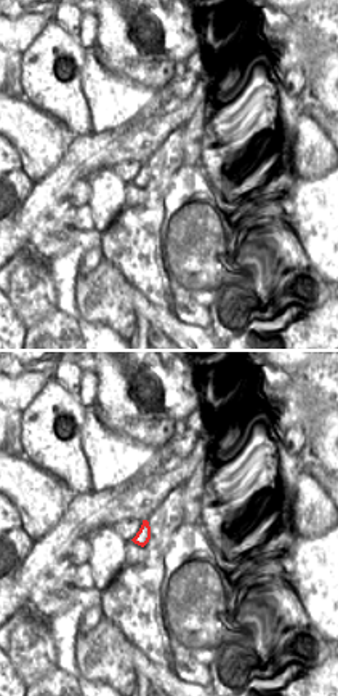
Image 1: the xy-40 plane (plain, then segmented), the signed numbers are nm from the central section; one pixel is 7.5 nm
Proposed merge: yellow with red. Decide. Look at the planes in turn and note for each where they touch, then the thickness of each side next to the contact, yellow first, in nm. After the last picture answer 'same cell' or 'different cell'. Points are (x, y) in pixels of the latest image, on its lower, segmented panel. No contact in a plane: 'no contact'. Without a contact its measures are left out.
no contact

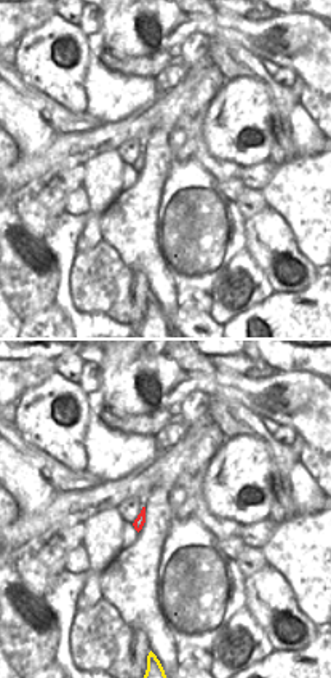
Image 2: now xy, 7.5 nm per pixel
no contact

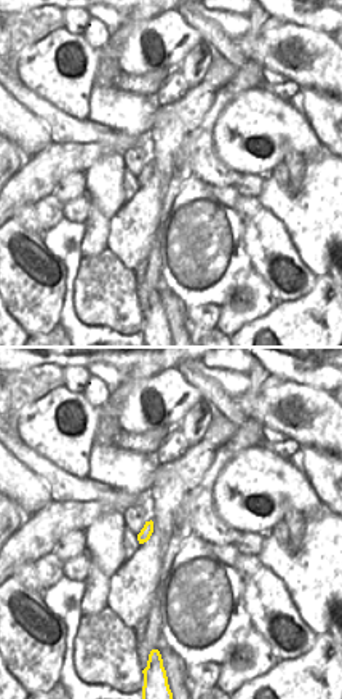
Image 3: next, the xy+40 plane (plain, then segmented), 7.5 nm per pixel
no contact

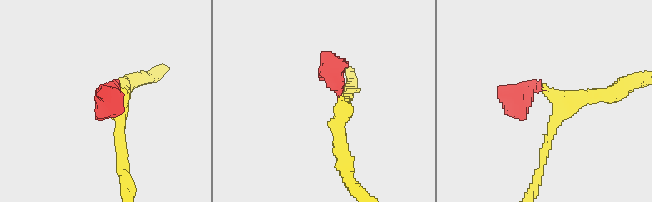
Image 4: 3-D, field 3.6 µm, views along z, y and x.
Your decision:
same cell

